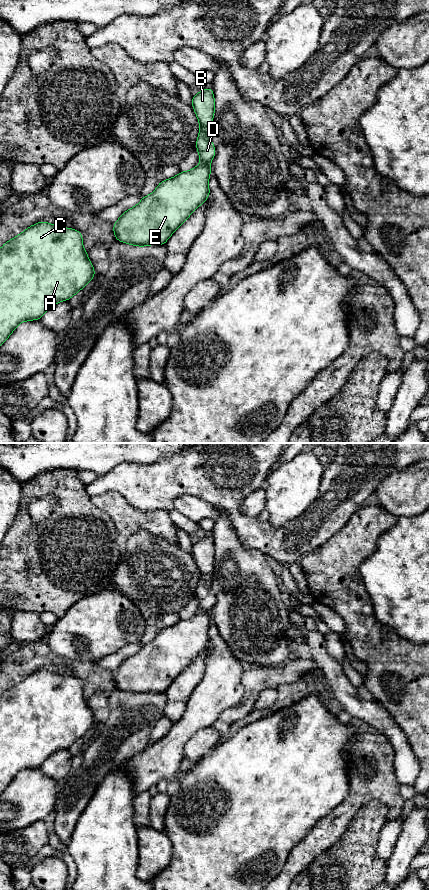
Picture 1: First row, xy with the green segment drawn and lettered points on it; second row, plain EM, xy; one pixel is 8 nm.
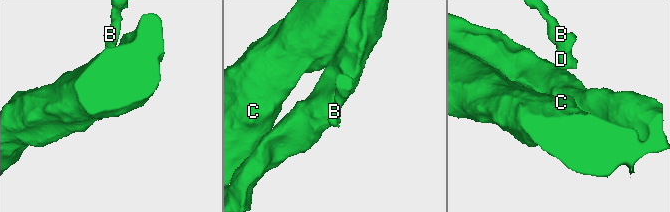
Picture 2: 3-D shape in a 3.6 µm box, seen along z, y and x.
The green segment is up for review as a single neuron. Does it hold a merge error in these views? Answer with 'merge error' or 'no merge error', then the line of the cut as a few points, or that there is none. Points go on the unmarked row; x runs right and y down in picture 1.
merge error; cut xy (201, 610), (209, 613)

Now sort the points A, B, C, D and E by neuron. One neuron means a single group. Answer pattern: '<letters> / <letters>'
A C E / B D

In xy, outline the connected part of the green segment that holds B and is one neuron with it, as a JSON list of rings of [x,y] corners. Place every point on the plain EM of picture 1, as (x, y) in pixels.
[[[206,536],[193,543],[192,555],[197,564],[200,579],[196,588],[196,598],[202,612],[210,613],[216,596],[211,589],[213,565],[215,561],[215,546],[213,536]]]

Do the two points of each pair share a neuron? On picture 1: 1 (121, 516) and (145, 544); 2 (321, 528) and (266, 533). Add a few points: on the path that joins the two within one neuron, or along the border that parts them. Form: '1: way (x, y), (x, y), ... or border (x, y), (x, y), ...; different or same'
1: border (158, 535), (138, 530), (128, 539), (124, 554); different
2: way (307, 531), (305, 533), (280, 533); same

